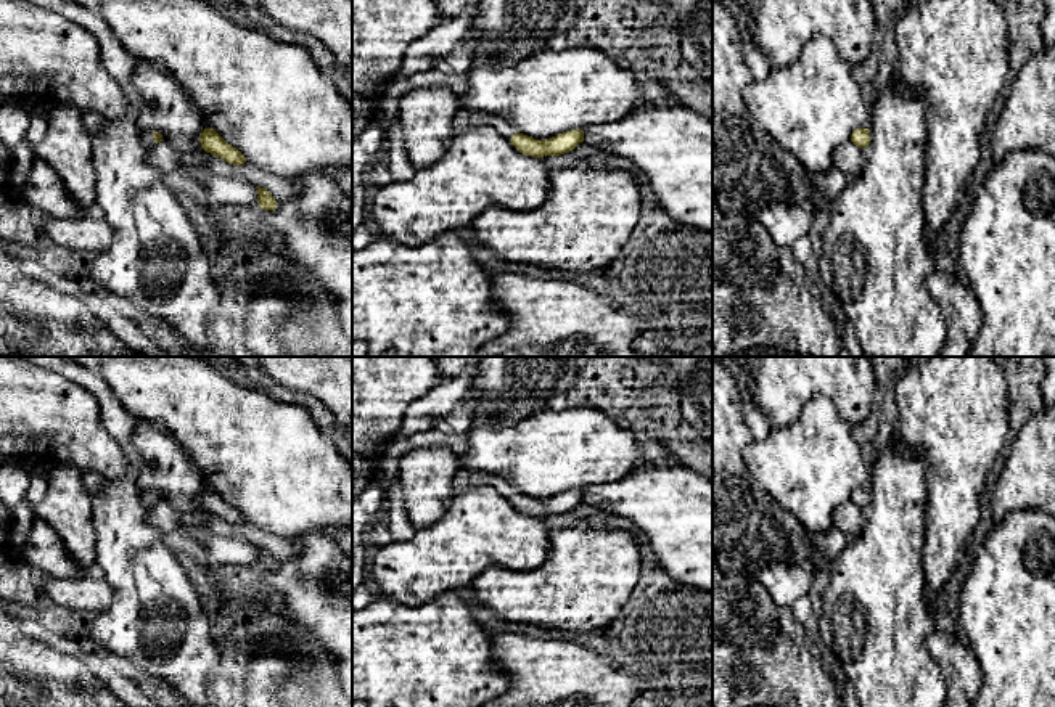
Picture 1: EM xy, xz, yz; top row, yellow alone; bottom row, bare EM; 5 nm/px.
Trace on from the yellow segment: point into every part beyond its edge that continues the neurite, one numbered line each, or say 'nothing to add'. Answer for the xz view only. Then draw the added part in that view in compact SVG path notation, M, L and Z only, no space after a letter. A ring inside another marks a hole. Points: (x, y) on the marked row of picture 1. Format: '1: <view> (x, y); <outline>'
1: xz (463, 119); M462 106L452 119L454 133L481 125L494 127L500 135L507 137L508 140L518 132L516 127L503 117L487 114L484 111L471 111Z

